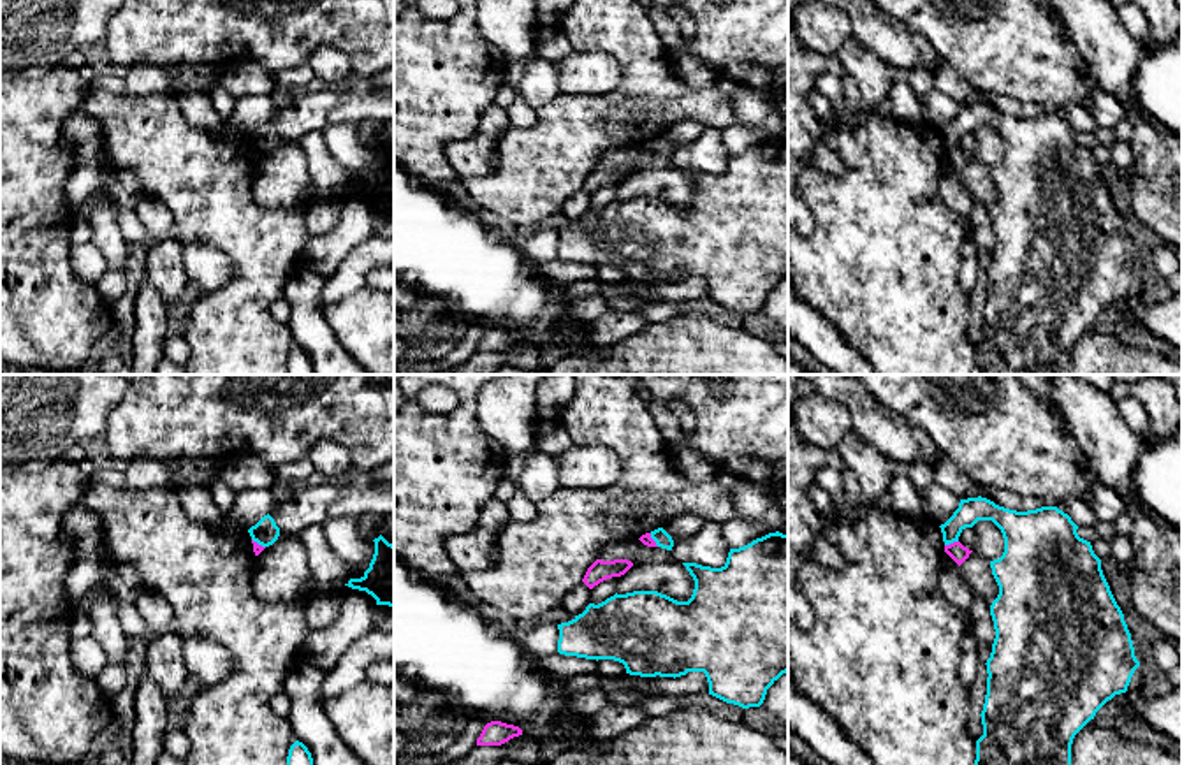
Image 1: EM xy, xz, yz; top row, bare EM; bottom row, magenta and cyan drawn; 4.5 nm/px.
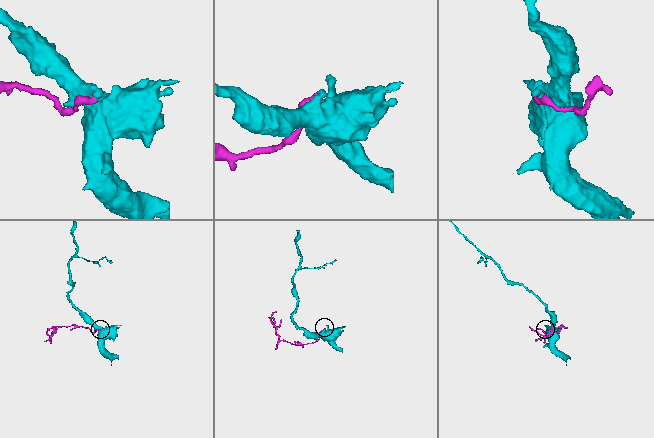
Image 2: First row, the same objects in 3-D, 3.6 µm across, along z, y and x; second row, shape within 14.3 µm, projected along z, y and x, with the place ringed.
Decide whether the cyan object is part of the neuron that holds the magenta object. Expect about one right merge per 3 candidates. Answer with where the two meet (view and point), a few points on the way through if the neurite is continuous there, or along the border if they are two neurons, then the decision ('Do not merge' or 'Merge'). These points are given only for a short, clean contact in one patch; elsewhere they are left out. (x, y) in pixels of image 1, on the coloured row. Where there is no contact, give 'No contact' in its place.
Touches magenta at yz (950, 544). Do not merge

